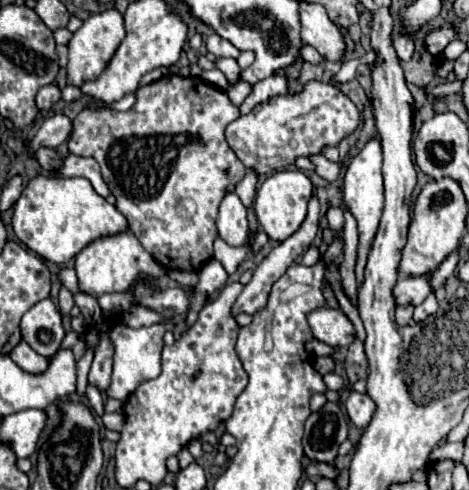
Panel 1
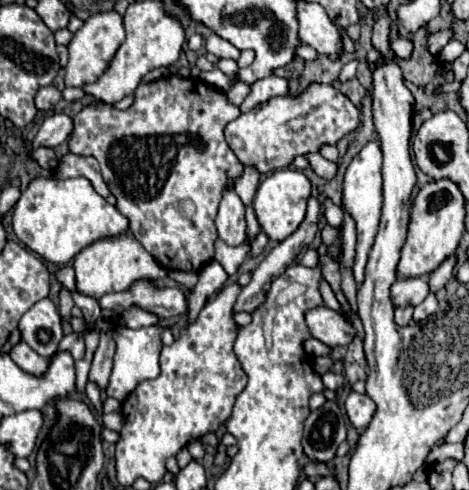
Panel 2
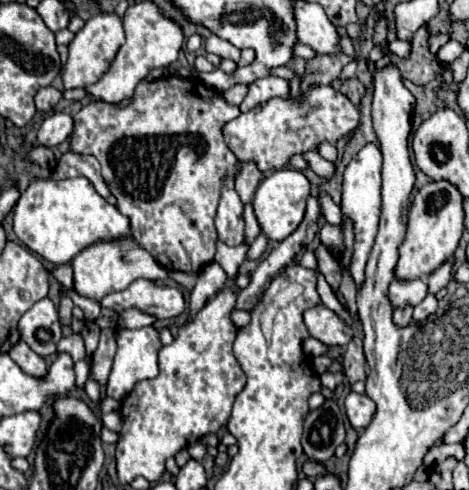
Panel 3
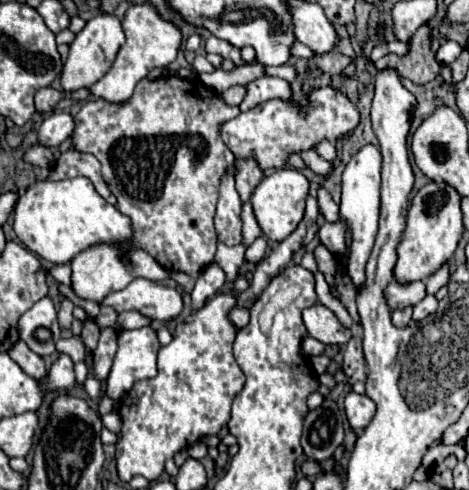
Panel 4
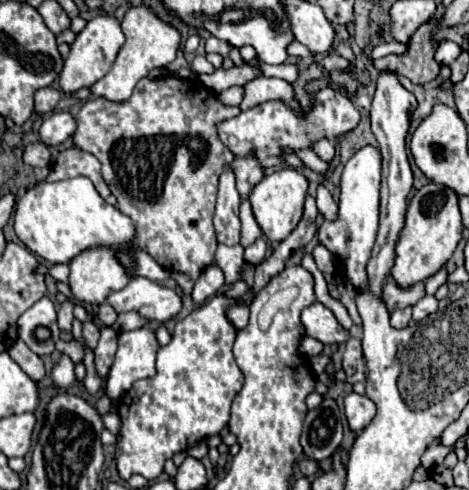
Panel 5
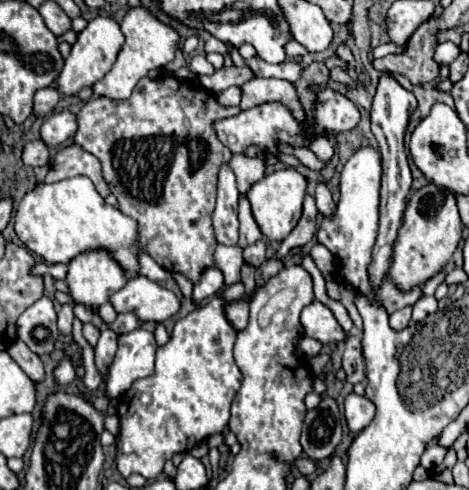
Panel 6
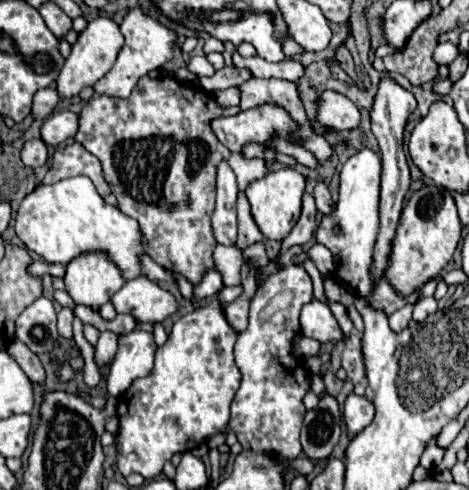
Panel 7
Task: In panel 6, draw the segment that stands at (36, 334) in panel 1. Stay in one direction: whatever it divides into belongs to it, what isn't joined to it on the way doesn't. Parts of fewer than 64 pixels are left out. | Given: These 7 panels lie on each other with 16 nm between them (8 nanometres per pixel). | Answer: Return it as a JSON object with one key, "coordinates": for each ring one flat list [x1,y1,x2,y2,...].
{"coordinates":[[46,296,36,300,30,308,26,308,18,318,16,326,18,338,38,356,50,354,54,350,56,340,60,338,56,326,56,310,52,300]]}

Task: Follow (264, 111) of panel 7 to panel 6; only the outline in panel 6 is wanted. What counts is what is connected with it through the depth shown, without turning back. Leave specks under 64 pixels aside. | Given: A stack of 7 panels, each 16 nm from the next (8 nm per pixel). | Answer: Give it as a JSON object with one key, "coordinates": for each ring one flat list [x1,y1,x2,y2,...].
{"coordinates":[[324,88,316,94,314,112,312,112,312,116,306,116,306,120,298,120,280,102,266,102,266,104,260,104,246,112,240,112,234,118,220,120,220,124,216,124,216,134,220,136,220,142,226,148,230,148,234,154,246,154,246,150,250,146,256,146,260,150,260,160,264,162,264,166,276,166,276,164,280,164,280,160,278,160,280,144,288,144,292,148,306,148,314,138,322,138,322,136,332,138,340,132,356,128,358,122,360,122,358,108,344,94]]}

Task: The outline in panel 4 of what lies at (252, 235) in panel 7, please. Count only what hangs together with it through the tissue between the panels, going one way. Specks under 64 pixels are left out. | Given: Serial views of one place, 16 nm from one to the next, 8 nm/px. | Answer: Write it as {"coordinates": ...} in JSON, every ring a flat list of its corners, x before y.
{"coordinates":[[248,202,242,206,242,222,244,222,244,244,246,246,250,246,260,234,262,234,262,230,258,228,258,222,256,222,256,218,254,218,254,214,250,212,252,208,248,206]]}

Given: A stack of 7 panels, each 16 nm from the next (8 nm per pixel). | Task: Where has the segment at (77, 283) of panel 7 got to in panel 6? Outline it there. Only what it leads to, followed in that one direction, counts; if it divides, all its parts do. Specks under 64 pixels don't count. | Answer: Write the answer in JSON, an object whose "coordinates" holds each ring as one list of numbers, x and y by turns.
{"coordinates":[[88,250,78,254,68,264,68,288,76,302,100,306,108,300,112,292,122,288,128,282,128,276,116,260,112,260,110,250]]}

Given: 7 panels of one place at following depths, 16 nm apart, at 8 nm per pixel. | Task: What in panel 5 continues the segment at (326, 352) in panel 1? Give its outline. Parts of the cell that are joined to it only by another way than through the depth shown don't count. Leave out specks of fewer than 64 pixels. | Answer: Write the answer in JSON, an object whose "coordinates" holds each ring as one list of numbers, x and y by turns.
{"coordinates":[[302,338,302,342,300,342,300,350,302,350,302,354,306,356,306,358,312,358,312,356,318,356,318,354,322,354,322,350,324,350,324,344,320,344,318,340,312,340,312,338]]}

